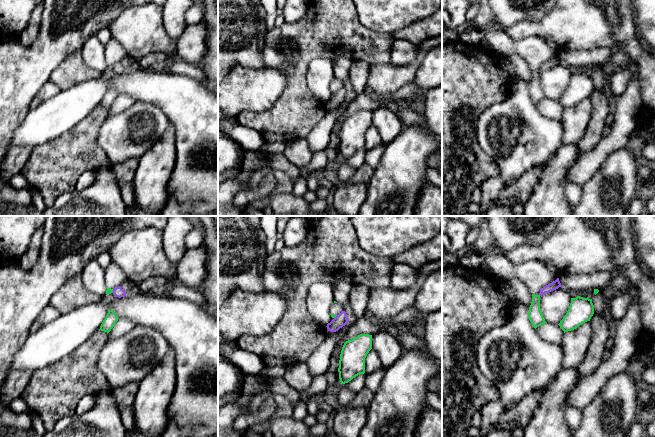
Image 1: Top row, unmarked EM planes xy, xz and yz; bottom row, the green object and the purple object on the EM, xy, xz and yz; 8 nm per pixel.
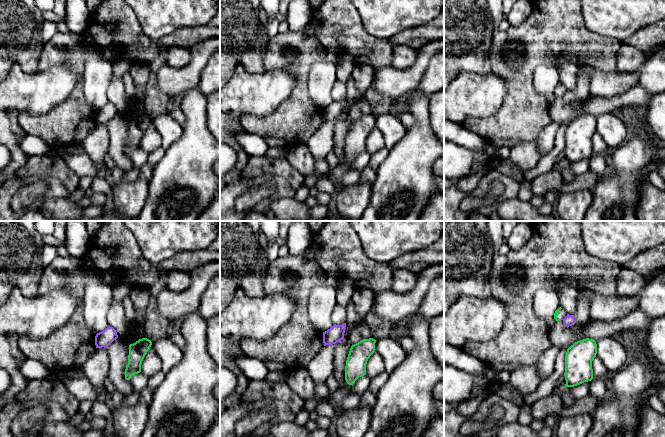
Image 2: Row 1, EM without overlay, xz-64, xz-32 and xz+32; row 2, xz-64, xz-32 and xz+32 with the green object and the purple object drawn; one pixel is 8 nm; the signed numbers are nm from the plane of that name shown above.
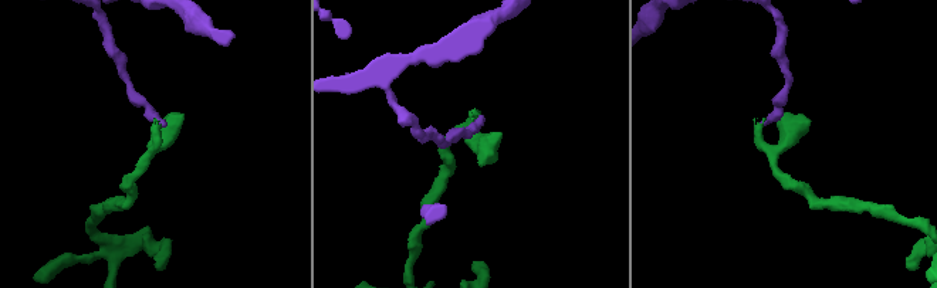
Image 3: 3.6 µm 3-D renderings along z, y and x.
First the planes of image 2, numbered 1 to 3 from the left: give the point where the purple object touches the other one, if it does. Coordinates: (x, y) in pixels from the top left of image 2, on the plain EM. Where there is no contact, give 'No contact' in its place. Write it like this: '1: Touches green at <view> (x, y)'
1: No contact
2: No contact
3: No contact

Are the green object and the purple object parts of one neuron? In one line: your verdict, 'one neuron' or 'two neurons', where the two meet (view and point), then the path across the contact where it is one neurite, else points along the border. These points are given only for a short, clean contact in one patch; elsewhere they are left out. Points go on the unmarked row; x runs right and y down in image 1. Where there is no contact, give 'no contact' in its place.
two neurons; contact xy (112, 67); border xy (112, 65), (113, 68)

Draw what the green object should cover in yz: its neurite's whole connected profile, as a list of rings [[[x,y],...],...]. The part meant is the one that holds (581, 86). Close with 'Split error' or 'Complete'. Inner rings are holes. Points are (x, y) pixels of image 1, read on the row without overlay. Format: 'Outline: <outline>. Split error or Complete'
Outline: [[[577,72],[576,74],[571,74],[569,85],[558,101],[565,109],[590,97],[593,90],[594,81],[592,75]]]. Complete

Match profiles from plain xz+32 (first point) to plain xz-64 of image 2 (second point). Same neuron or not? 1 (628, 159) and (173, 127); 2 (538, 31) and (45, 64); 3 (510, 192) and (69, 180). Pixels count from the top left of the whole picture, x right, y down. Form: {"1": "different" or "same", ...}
{"1": "different", "2": "same", "3": "different"}

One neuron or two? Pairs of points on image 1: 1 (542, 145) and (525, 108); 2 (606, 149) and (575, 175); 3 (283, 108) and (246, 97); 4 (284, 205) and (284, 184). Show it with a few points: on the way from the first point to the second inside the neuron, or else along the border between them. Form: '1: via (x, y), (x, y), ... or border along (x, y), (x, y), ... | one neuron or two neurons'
1: via (533, 136), (530, 133), (530, 125), (525, 117) | one neuron
2: via (598, 155), (583, 168) | one neuron
3: border along (286, 87), (269, 108), (263, 111), (250, 111) | two neurons
4: border along (278, 192), (290, 193) | two neurons

